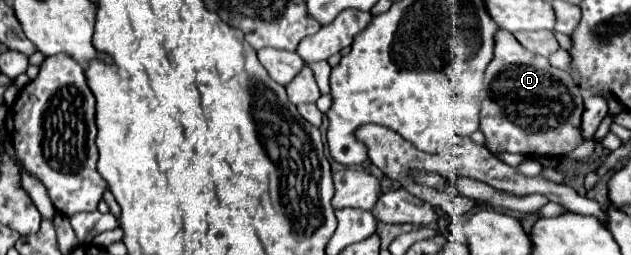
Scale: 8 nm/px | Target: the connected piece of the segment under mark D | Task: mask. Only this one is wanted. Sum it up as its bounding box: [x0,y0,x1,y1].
[480,30,584,158]

